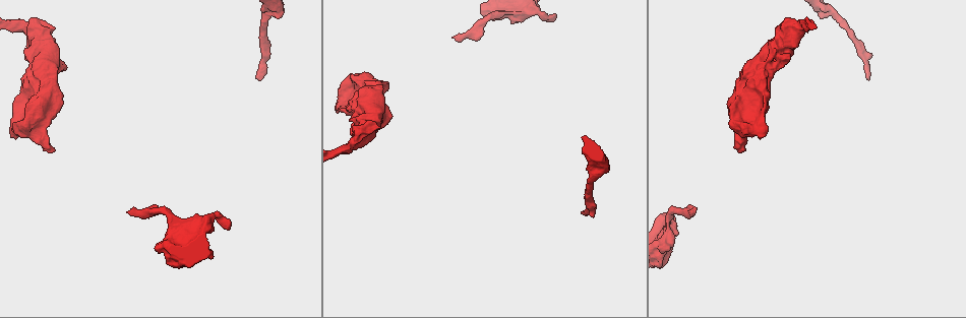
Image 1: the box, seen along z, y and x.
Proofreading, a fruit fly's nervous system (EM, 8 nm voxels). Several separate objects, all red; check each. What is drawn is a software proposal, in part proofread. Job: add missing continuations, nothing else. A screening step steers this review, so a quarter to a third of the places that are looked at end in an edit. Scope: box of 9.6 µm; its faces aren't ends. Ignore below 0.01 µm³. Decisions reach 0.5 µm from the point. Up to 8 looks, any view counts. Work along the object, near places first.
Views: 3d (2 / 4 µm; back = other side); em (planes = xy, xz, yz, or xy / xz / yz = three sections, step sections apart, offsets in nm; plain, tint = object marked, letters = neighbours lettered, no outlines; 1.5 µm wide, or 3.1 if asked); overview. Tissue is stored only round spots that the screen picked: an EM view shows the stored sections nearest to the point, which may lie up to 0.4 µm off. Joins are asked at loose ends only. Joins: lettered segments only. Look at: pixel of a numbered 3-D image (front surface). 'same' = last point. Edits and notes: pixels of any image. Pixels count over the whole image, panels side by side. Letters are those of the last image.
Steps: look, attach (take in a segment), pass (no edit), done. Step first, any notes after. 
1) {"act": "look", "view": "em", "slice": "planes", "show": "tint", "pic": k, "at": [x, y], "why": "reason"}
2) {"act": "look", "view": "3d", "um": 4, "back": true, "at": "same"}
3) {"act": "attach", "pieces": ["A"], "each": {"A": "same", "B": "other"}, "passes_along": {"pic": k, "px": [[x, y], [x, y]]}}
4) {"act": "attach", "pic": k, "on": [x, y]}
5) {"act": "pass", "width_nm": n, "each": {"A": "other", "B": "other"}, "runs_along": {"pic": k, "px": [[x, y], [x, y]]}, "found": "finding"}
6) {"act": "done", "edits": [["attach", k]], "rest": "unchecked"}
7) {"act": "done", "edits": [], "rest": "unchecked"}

{"act": "look", "view": "em", "slice": "planes", "show": "letters", "pic": 1, "at": [65, 68], "why": "free end"}

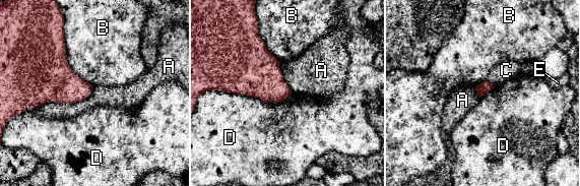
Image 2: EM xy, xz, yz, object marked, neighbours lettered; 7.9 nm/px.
{"act": "pass", "each": {"A": "other", "B": "other", "C": "other", "D": "other", "E": "other"}, "border": {"pic": 2, "px": [[217, 89], [269, 102], [292, 94]]}, "found": "no lettered segment goes on from it"}

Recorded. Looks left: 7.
{"act": "look", "view": "em", "slice": "planes", "show": "tint", "pic": 1, "at": [693, 210], "why": "free end"}

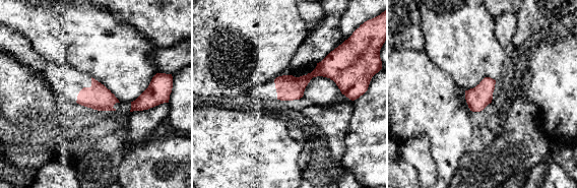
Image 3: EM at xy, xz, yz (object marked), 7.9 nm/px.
{"act": "look", "view": "em", "slice": "planes", "show": "letters", "at": "same"}

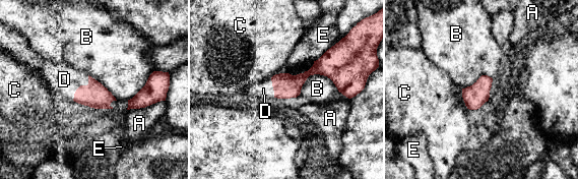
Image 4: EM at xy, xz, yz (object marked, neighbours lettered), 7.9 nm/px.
{"act": "attach", "pieces": ["D"], "width_nm": 180, "each": {"A": "other", "B": "other", "C": "other", "D": "same", "E": "other"}, "found": "it goes on there"}

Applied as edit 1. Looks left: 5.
{"act": "look", "view": "3d", "um": 4, "pic": 1, "at": [553, 16], "why": "branch stops here"}

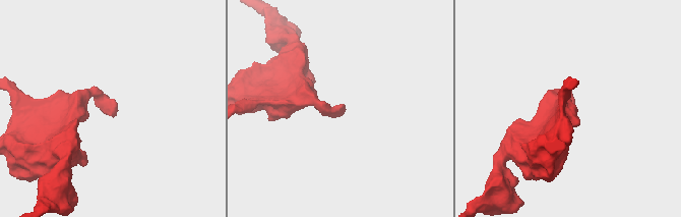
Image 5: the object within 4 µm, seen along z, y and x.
{"act": "look", "view": "em", "slice": "xz", "step": 4, "show": "letters", "pic": 5, "at": [342, 109], "why": "now the EM"}

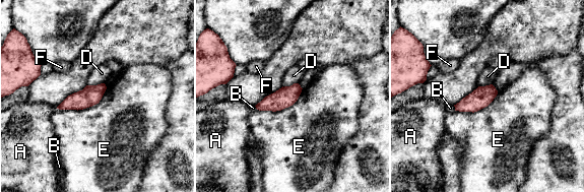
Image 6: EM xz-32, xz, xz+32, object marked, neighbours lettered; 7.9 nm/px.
{"act": "pass", "each": {"A": "other", "B": "other", "D": "other", "E": "other", "F": "other"}, "border": {"pic": 6, "px": [[107, 87], [91, 106], [57, 109]]}, "found": "no lettered segment goes on from it"}

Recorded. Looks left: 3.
{"act": "done", "edits": [["attach", 4]], "rest": "unchecked"}

